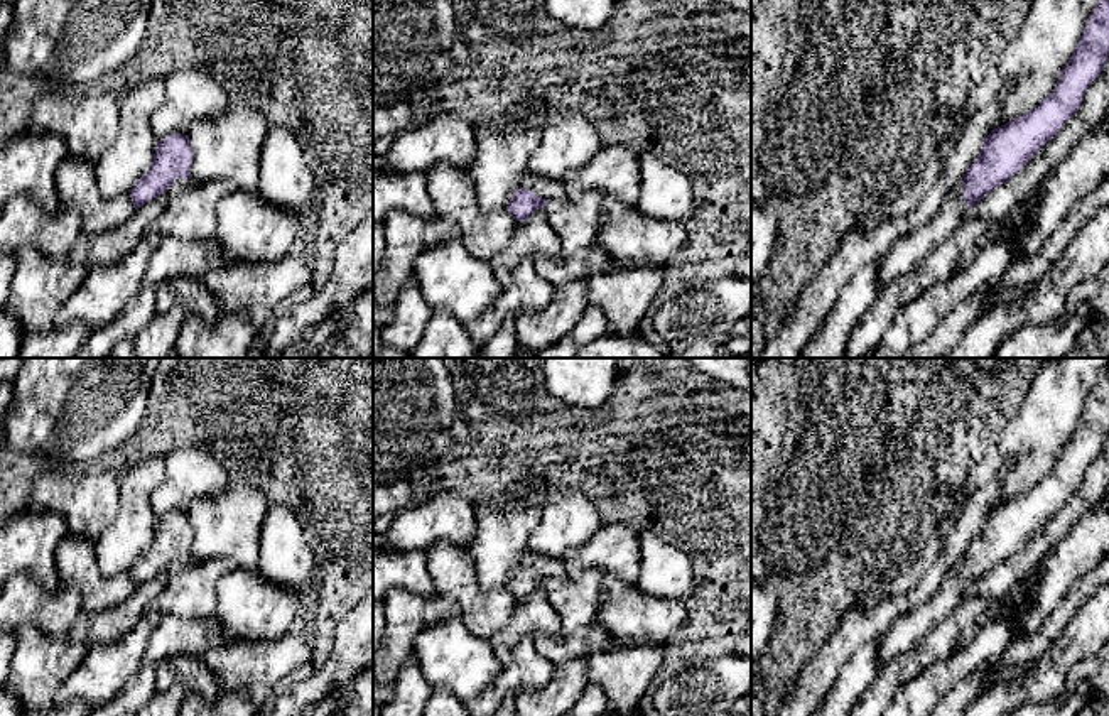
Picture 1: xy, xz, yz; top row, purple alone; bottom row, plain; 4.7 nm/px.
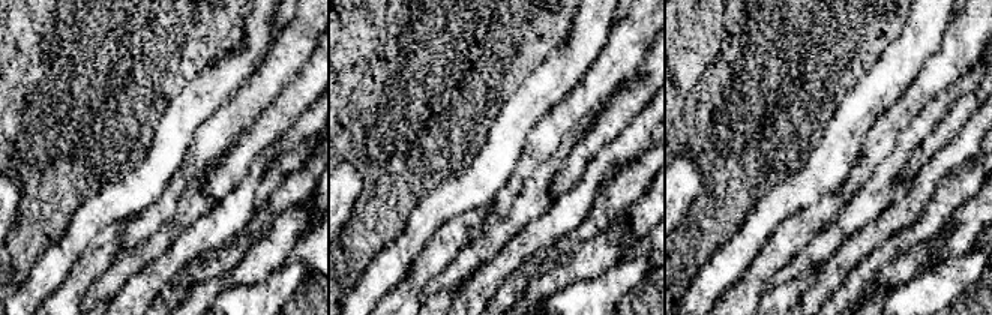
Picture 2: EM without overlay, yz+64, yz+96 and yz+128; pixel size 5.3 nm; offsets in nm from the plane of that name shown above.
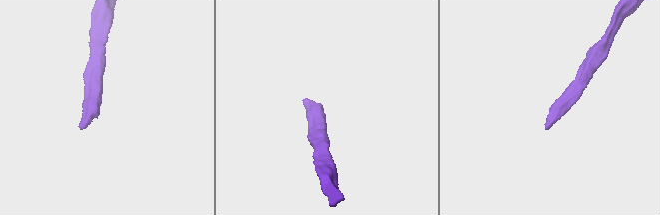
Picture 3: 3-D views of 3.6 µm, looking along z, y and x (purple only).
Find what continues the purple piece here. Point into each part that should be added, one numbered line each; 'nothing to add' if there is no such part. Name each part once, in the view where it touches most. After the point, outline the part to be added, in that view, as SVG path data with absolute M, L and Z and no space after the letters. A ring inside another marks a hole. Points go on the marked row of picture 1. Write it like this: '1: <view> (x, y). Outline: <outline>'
1: yz (914, 247). Outline: M962 182L944 199L935 216L925 225L903 235L879 260L878 287L884 287L895 279L912 272L939 245L949 240L962 220L967 216Z

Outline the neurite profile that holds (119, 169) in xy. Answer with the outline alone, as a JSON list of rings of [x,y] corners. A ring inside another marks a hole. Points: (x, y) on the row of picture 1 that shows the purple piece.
[[[154,78],[133,86],[120,100],[120,132],[95,164],[95,179],[106,199],[128,194],[137,181],[147,174],[155,154],[150,117],[162,103],[165,79]]]

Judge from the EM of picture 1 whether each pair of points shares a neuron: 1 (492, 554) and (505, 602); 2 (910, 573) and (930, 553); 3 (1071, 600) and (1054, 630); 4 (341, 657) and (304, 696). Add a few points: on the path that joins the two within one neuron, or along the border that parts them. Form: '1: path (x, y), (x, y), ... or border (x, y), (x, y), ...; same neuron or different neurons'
1: border (471, 561), (476, 583), (485, 591), (505, 588); different neurons
2: path (915, 569), (927, 558); same neuron
3: path (1069, 607), (1055, 623); same neuron
4: path (333, 667), (314, 686); same neuron

